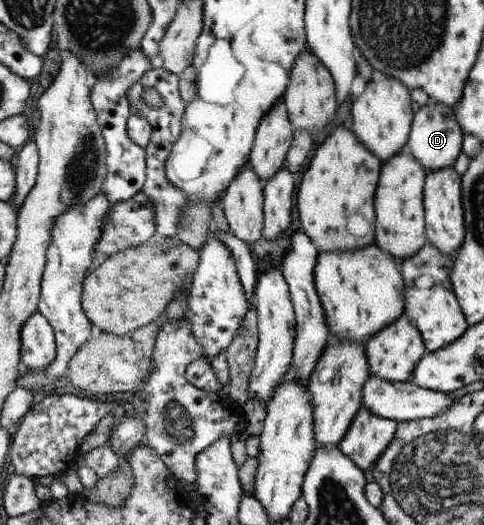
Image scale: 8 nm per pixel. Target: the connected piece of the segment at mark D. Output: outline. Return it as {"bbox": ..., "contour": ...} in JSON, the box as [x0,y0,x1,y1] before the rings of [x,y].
{"bbox":[409,100,464,171],"contour":[[[430,100],[416,112],[412,134],[409,137],[409,152],[428,171],[442,169],[454,164],[463,148],[464,130],[458,125],[458,118],[453,107],[445,103]]]}

